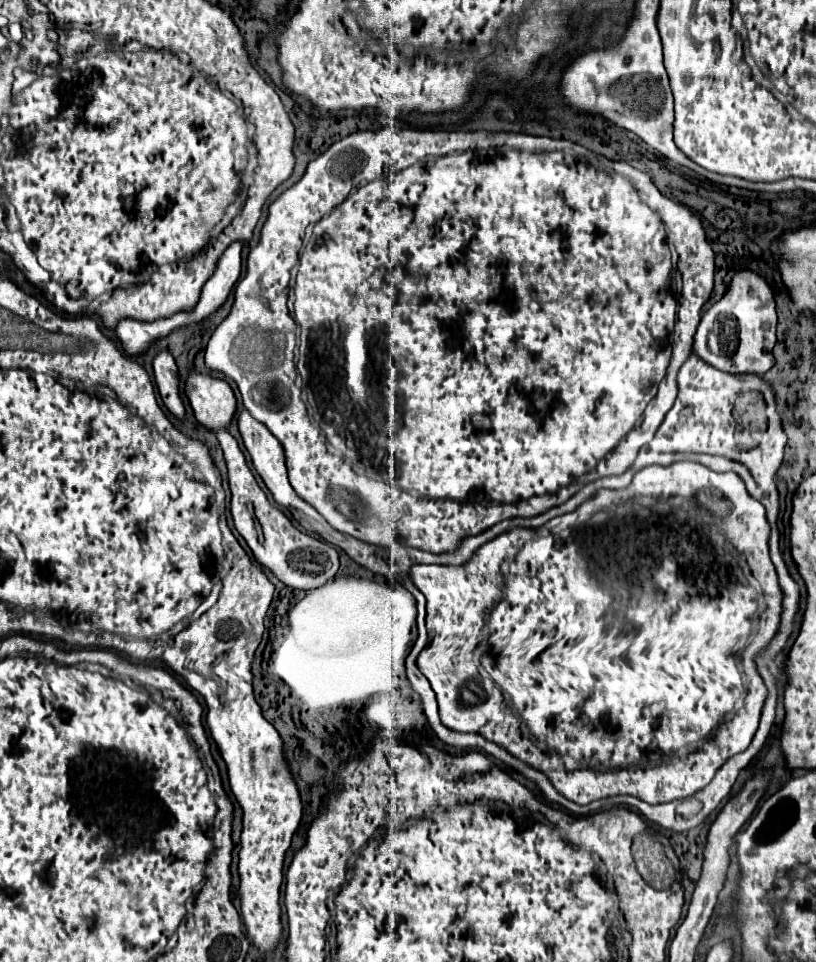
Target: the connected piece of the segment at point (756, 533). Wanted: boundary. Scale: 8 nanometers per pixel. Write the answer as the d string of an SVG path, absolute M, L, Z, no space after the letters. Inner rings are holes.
M680 461L675 462L669 466L661 466L661 465L651 465L645 467L638 472L636 472L636 476L634 476L634 480L630 483L628 488L619 489L619 490L611 490L611 489L601 489L596 494L590 498L589 500L582 503L577 509L576 512L572 512L572 514L564 514L564 516L558 516L558 518L552 518L550 522L546 522L542 528L536 528L536 530L526 530L526 528L512 528L512 530L508 530L508 532L504 532L504 534L500 534L498 538L494 538L492 542L488 542L488 544L482 544L478 550L476 550L476 554L468 560L468 562L464 562L464 564L460 564L460 566L444 566L444 564L414 564L412 568L410 568L410 580L414 582L414 586L424 594L424 598L426 598L426 628L428 628L428 646L420 652L420 656L418 656L418 668L420 668L420 672L430 680L430 684L432 684L432 690L436 692L436 700L438 700L438 708L440 708L440 720L442 720L442 724L444 726L448 726L450 730L456 730L456 732L476 732L476 734L480 734L480 736L484 736L486 740L490 740L490 742L494 742L494 744L498 744L498 746L502 746L504 750L510 750L510 754L514 756L514 758L518 758L518 760L522 760L522 762L526 762L528 766L532 766L532 768L536 768L536 770L540 770L540 772L544 772L546 776L548 776L548 780L552 782L554 787L562 794L562 796L566 796L566 798L570 798L572 802L576 802L576 804L590 804L590 802L594 802L594 800L600 800L600 798L608 798L608 796L616 796L616 794L630 794L630 796L636 796L636 798L642 798L646 804L666 804L666 802L672 802L672 800L682 800L682 798L688 798L690 794L696 794L698 790L702 790L712 778L714 778L714 774L716 774L716 770L730 758L730 756L734 756L734 754L738 754L738 752L742 752L742 750L746 750L748 748L748 744L752 742L752 736L756 734L756 730L758 730L758 724L760 724L760 716L762 716L762 706L764 706L764 700L766 700L766 696L768 696L768 690L766 690L766 686L764 686L764 680L760 678L760 674L758 674L758 670L756 670L756 664L754 664L754 658L756 658L756 654L760 652L760 650L764 650L770 642L772 642L772 638L780 632L780 622L782 622L782 590L780 588L777 573L775 571L775 567L770 559L769 554L769 546L768 540L770 538L770 524L768 524L768 520L766 520L766 510L764 510L764 506L758 502L758 500L754 500L750 494L748 494L748 490L740 490L740 502L730 502L730 512L734 512L734 522L724 522L724 520L728 520L728 516L730 516L730 512L724 516L724 518L720 518L722 522L720 522L720 526L722 526L722 530L724 530L724 534L730 538L730 542L742 552L738 552L730 542L728 542L728 538L724 536L724 542L720 542L720 538L718 538L718 534L714 532L714 530L710 530L710 528L718 528L718 526L714 526L714 522L712 522L712 526L710 526L710 519L705 517L703 513L710 513L710 488L704 488L704 490L700 490L698 492L698 504L697 504L697 494L696 498L690 498L690 474L698 474L698 470L702 470L702 464L698 464L698 462L688 462ZM700 546L702 548L714 548L714 546L724 546L724 552L722 552L722 556L720 554L716 554L716 552L700 552ZM510 556L514 556L512 558L512 562L508 562L508 572L506 574L500 574L500 564L506 560L506 558L510 558ZM755 580L755 588L754 590L752 586L750 586L750 582ZM768 602L768 612L761 616L764 612L758 615L758 607L765 606L767 607ZM484 616L486 616L486 626L488 626L488 630L490 630L490 636L488 636L488 642L486 642L486 646L484 646L484 652L482 652L482 658L476 654L476 646L480 644L480 640L482 638L486 638L486 630L484 630ZM760 619L760 624L758 624L758 634L754 636L754 640L750 642L750 634L752 634L752 628L756 626L756 622ZM484 670L490 674L490 678L496 682L488 682L486 678L484 678ZM502 692L506 692L508 696L510 696L510 706L512 706L512 710L518 714L518 718L514 718L514 714L510 714L510 706L506 706L506 698L502 698ZM518 720L520 720L520 724L522 726L526 726L528 728L528 732L530 732L530 736L536 740L536 742L540 742L538 744L538 750L534 750L534 746L530 746L530 742L526 742L526 738L530 738L528 734L518 734ZM542 744L546 744L550 750L554 750L556 754L560 754L560 756L564 756L564 758L572 758L572 760L578 760L578 762L584 762L584 766L588 768L588 770L570 770L570 766L566 766L566 760L562 760L562 762L558 762L558 758L546 758L546 748L542 748ZM682 748L686 748L686 754L682 756L682 754L678 754L678 750L682 750Z

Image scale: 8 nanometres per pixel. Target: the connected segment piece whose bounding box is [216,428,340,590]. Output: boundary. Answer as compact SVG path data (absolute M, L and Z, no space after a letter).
M220 428L216 432L216 438L224 450L224 458L228 464L228 480L230 480L230 490L232 490L230 510L232 510L234 526L240 532L240 536L246 540L246 544L250 546L254 558L262 566L270 568L274 576L278 576L290 588L312 590L312 588L322 586L330 578L334 578L340 566L336 548L318 538L312 538L300 532L278 506L272 506L268 502L264 490L258 486L254 474L250 472L238 442L226 428Z

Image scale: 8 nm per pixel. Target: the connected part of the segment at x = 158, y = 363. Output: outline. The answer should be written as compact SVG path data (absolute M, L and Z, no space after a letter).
M160 350L154 358L154 380L158 386L158 392L166 404L166 408L182 418L184 416L184 404L178 396L178 368L170 354L170 350Z

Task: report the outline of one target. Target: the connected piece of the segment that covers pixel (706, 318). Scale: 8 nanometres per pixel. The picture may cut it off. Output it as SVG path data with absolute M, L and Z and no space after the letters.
M742 268L734 272L726 294L704 312L694 336L694 352L710 366L730 374L766 374L774 364L772 348L777 342L777 321L772 288L762 274Z

